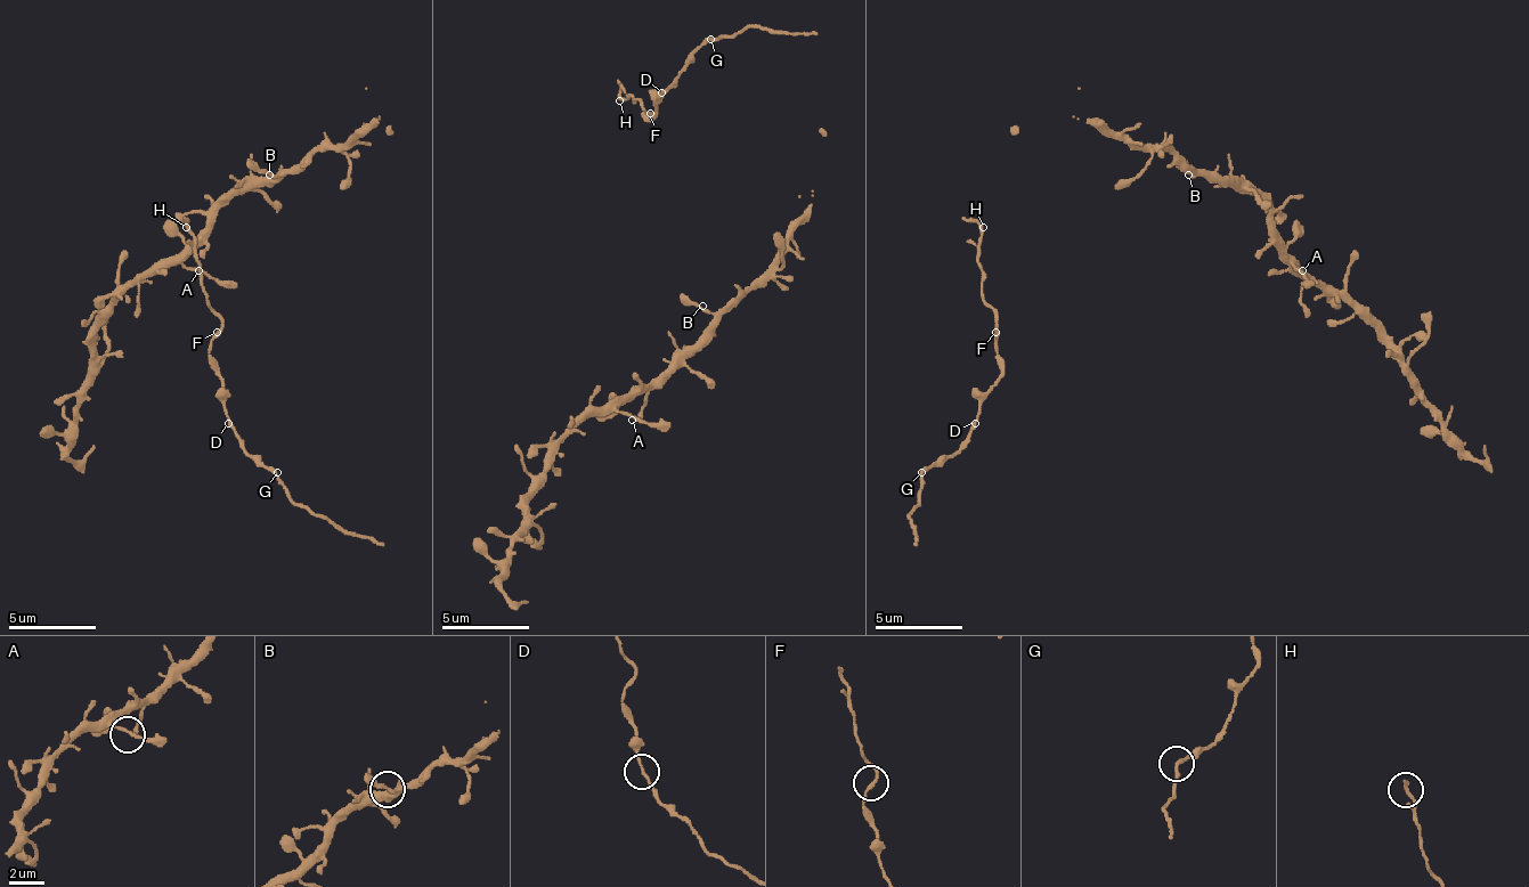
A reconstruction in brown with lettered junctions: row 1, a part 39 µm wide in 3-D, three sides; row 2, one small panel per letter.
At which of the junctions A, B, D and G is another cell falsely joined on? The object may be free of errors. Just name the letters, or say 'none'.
none

